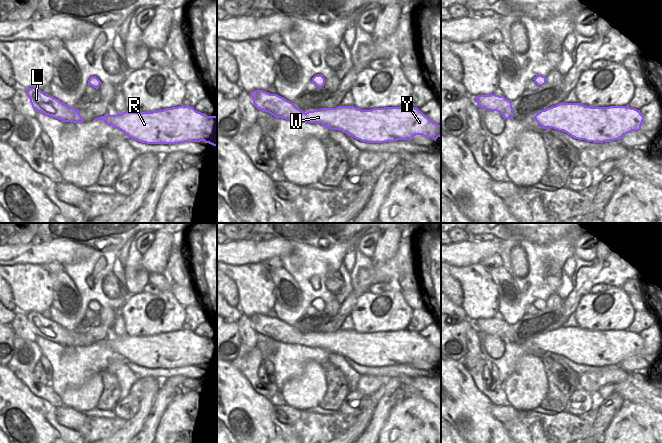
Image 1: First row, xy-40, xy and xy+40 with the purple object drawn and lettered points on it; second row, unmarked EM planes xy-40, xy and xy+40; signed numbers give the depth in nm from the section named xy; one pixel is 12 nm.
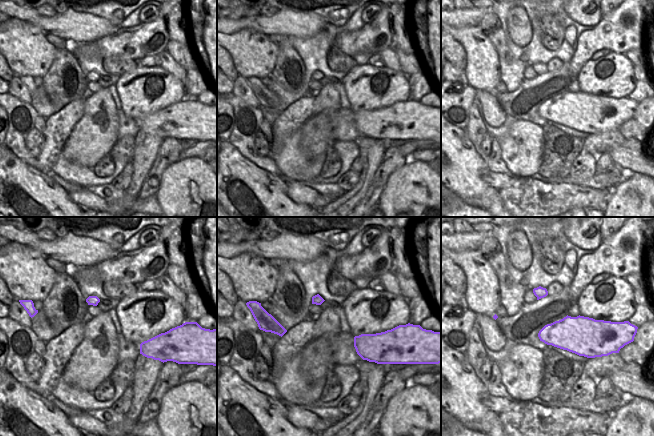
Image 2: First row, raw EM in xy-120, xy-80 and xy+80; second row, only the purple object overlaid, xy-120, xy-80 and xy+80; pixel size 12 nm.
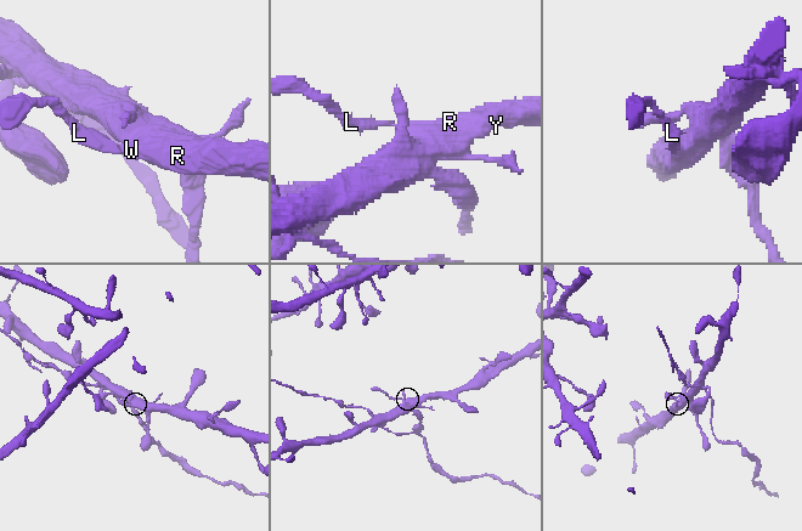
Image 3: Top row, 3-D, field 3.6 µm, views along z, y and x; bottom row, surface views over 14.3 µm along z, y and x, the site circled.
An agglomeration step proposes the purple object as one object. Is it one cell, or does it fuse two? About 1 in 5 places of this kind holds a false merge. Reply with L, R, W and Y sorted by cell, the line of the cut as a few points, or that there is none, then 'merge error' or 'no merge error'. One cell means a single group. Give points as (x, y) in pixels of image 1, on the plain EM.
L / R W Y | xy (305, 337), (303, 344) | merge error

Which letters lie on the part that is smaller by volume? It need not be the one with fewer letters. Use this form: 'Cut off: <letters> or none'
Cut off: L

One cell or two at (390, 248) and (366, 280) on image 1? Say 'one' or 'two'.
two

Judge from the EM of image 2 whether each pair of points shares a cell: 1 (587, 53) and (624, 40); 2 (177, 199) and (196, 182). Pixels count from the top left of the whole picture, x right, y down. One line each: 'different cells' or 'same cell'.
1: same cell
2: same cell

